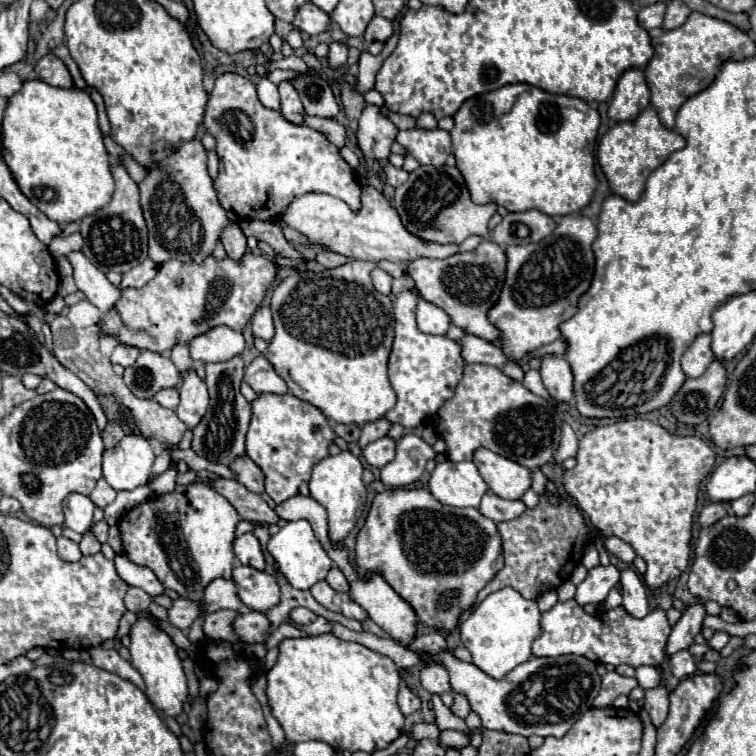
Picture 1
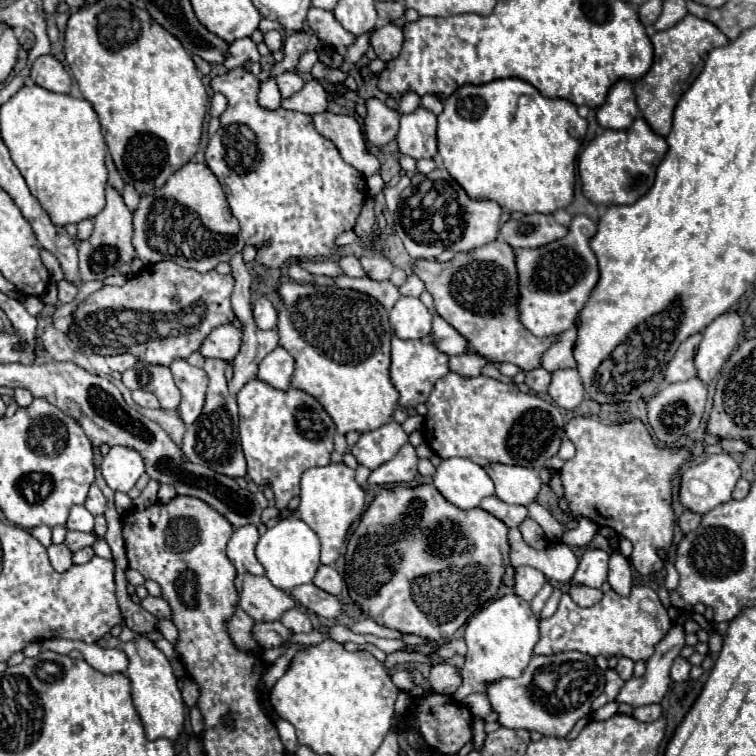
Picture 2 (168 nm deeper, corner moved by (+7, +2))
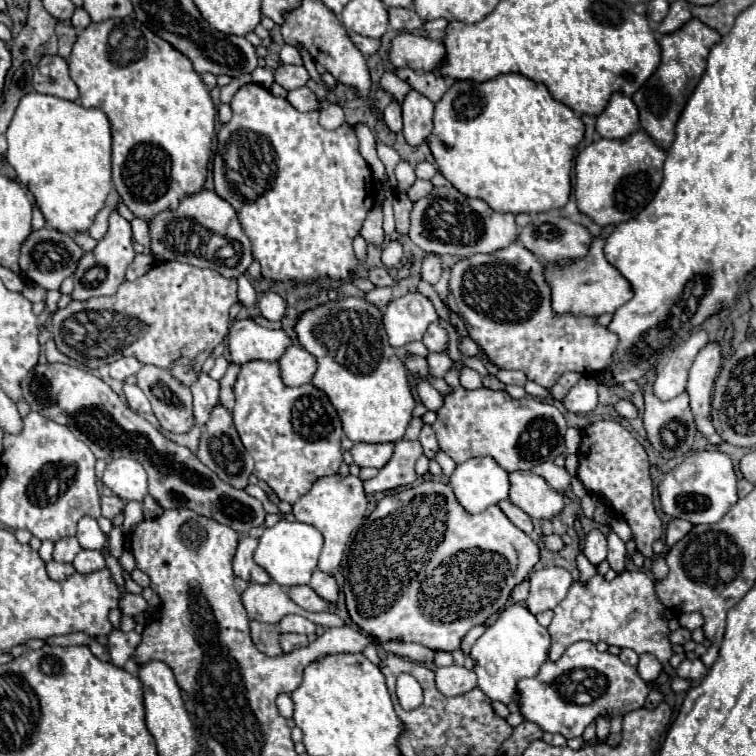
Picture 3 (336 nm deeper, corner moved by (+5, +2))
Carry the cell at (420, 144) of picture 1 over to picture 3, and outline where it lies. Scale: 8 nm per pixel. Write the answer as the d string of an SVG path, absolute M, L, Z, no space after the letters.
M412 90L404 102L402 102L402 114L404 114L404 138L410 146L418 146L422 142L428 142L428 136L434 128L432 116L434 116L434 104L422 96L420 92Z

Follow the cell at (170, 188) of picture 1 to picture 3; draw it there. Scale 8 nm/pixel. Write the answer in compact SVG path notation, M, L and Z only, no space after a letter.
M202 188L196 194L184 196L174 210L164 210L148 222L150 252L154 260L176 260L196 268L210 268L228 278L244 274L252 262L250 240L242 232L238 216L230 202L222 200L214 190Z

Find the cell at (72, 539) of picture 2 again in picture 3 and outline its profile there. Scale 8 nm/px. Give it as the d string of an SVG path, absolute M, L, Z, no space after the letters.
M68 536L66 540L58 540L56 542L56 548L54 548L54 560L58 560L58 562L72 562L74 560L74 556L80 552L82 548L80 548L80 544L78 544L78 540L74 538L74 536Z

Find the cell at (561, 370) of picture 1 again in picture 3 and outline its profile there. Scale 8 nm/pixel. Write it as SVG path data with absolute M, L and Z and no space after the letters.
M582 376L566 394L566 398L562 400L564 408L576 414L584 414L584 412L592 412L598 404L598 396L596 396L596 380L592 376Z

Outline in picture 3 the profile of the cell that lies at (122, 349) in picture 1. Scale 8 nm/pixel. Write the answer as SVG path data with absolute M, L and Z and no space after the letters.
M120 358L110 364L110 376L116 380L126 380L128 376L136 374L142 368L142 364L136 358Z

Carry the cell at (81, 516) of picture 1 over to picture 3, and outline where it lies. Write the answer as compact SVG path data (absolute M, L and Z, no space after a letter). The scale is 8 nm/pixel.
M84 516L82 520L78 520L76 538L78 538L82 548L90 548L90 550L100 550L104 546L104 540L106 540L102 530L98 528L98 522L90 516Z

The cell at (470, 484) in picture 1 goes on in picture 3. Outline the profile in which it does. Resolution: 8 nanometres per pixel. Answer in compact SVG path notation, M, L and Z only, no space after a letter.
M472 458L456 466L448 480L458 504L470 514L508 498L508 472L492 458Z

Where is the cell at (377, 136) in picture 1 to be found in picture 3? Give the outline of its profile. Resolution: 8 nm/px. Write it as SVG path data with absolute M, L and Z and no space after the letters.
M392 100L392 102L384 108L382 116L384 116L386 126L388 126L392 132L400 132L400 130L402 130L402 106L400 106L396 100Z

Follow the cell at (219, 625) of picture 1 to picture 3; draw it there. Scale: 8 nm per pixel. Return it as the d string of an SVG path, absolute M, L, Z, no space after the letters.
M250 622L250 632L254 646L266 654L266 656L278 656L282 654L282 648L278 646L278 626L276 624L262 624L262 622Z

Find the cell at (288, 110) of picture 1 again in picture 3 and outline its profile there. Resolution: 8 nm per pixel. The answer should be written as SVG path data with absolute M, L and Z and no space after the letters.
M280 64L276 70L274 70L274 78L276 82L284 88L284 90L296 90L300 86L306 84L306 80L310 78L306 68L304 66L286 66L286 64Z

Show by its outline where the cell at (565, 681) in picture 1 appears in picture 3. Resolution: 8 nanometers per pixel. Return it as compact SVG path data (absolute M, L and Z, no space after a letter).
M576 642L572 644L558 662L546 660L542 664L538 676L524 678L518 682L518 706L524 720L538 724L544 732L558 732L564 738L576 738L582 736L584 728L596 720L602 712L614 714L628 714L632 710L638 710L644 706L644 700L648 696L648 684L636 674L634 666L624 664L618 656L612 656L610 652L598 652L592 642Z

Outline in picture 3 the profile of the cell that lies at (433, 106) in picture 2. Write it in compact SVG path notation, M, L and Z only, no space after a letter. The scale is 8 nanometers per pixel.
M396 68L394 74L398 78L402 78L404 82L408 82L416 92L424 94L426 98L430 98L434 104L444 96L444 92L448 90L446 80L440 74L432 74L432 72L416 72L412 68Z

